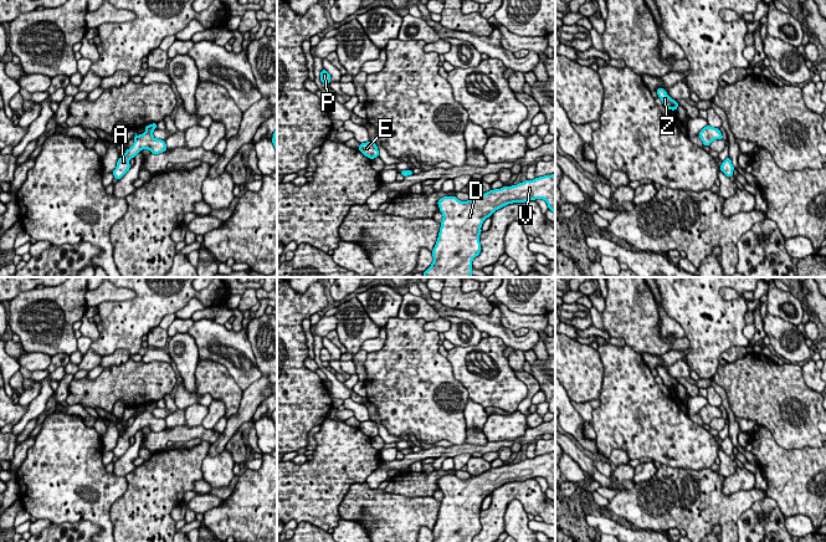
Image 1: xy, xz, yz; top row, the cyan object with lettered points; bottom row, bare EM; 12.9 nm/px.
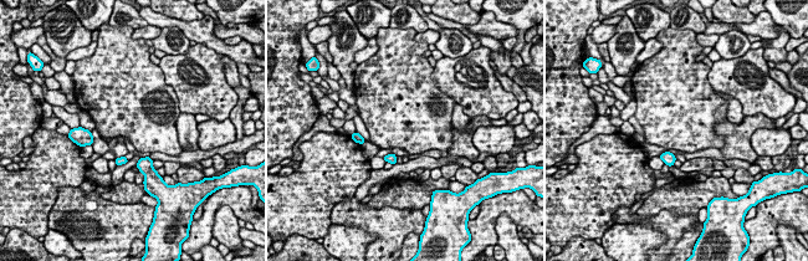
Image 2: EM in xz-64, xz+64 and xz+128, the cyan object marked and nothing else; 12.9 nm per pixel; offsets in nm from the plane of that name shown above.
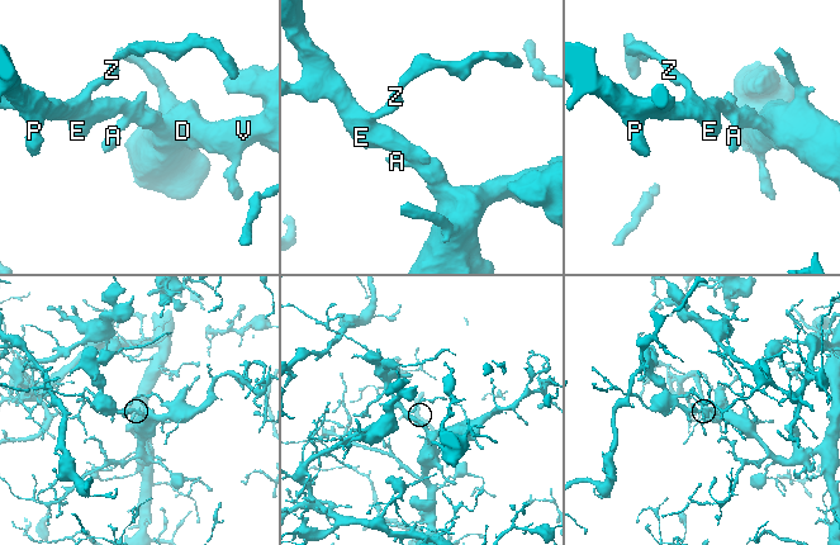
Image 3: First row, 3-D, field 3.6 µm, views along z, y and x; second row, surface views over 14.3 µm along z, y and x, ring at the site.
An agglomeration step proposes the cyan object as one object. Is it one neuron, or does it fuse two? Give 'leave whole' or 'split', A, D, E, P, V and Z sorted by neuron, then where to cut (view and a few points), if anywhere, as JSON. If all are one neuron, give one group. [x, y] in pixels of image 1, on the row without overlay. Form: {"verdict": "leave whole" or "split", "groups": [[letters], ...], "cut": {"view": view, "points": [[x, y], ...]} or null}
{"verdict": "leave whole", "groups": [["A", "D", "E", "P", "V", "Z"]], "cut": null}

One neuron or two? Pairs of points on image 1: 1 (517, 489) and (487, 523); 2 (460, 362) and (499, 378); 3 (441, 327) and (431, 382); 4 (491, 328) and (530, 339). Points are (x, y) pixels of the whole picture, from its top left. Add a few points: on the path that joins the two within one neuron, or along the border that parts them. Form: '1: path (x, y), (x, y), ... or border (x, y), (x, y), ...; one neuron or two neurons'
1: path (508, 495), (498, 505), (494, 515); one neuron
2: path (466, 373), (472, 379), (488, 379); one neuron
3: border (422, 325), (426, 331), (436, 331), (439, 333); two neurons
4: path (501, 332), (512, 341), (521, 341); one neuron

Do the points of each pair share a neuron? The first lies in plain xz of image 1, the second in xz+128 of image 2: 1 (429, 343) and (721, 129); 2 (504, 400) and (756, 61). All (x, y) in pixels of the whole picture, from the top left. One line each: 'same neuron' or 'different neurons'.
1: different neurons
2: same neuron

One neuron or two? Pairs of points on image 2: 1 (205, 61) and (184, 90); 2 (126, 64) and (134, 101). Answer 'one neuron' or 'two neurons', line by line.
1: one neuron
2: one neuron

